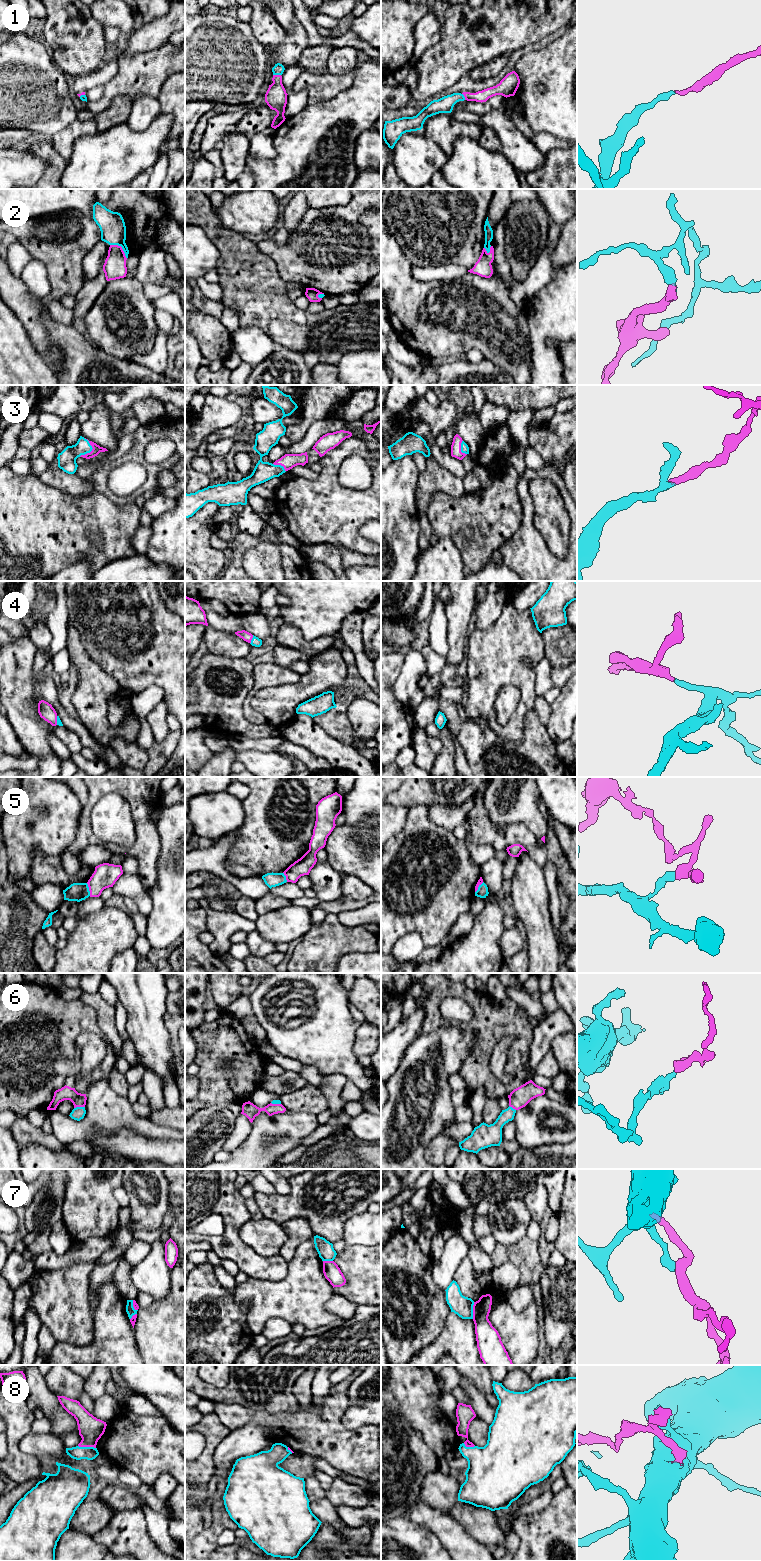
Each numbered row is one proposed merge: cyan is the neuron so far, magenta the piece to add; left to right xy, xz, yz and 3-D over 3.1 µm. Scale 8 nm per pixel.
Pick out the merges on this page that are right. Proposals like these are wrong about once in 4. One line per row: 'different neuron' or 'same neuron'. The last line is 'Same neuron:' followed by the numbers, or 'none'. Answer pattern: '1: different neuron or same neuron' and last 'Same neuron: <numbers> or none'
1: same neuron
2: same neuron
3: same neuron
4: same neuron
5: different neuron
6: same neuron
7: different neuron
8: same neuron
Same neuron: 1, 2, 3, 4, 6, 8

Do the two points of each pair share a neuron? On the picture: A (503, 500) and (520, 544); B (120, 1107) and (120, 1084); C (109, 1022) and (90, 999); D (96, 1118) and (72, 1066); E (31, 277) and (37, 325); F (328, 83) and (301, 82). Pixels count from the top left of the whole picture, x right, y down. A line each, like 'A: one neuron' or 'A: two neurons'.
A: two neurons
B: two neurons
C: one neuron
D: two neurons
E: two neurons
F: one neuron

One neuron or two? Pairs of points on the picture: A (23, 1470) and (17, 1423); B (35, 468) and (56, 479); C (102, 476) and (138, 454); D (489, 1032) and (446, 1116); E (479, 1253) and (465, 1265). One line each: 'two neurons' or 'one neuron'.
A: one neuron
B: two neurons
C: one neuron
D: two neurons
E: two neurons

